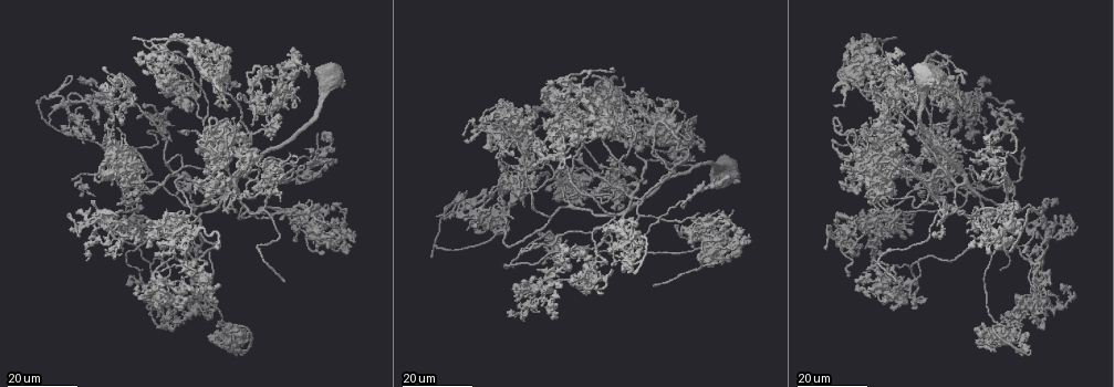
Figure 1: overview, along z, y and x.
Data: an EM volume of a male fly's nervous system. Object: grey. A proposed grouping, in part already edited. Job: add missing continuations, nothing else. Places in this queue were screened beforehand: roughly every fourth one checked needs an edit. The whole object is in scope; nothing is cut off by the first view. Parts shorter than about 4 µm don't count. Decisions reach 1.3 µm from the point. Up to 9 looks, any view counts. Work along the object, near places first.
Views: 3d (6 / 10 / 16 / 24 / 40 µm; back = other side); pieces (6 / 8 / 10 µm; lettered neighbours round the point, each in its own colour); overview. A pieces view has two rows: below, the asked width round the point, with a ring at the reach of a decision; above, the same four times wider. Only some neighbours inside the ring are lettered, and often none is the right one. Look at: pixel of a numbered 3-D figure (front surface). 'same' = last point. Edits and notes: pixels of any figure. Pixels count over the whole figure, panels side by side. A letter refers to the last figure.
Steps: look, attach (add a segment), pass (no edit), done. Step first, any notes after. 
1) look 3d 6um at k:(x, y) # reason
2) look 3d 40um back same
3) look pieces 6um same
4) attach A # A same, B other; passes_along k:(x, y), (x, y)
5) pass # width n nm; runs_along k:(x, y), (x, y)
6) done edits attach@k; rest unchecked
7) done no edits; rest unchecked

look 3d 24um at 1:(950, 134) # end of a long branch

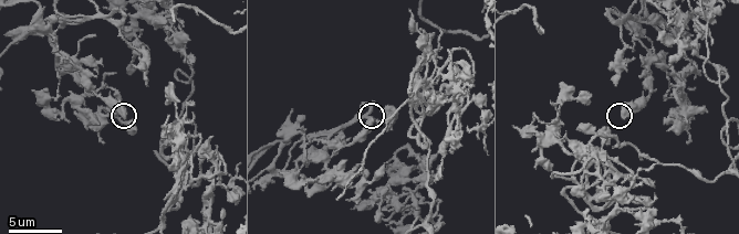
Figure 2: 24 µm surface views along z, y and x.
look pieces 6um at 2:(372, 120)

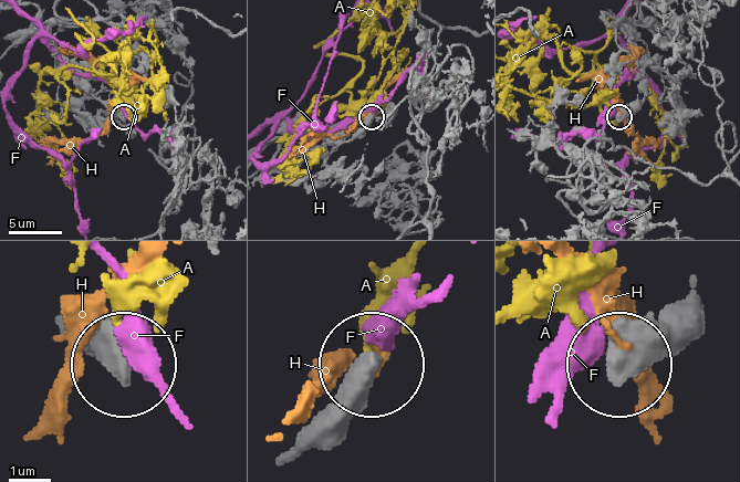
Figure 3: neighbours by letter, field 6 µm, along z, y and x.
pass # A other, F other, H other; no lettered segment goes on from it

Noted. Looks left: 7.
look 3d 16um at 1:(1025, 148) # thin end

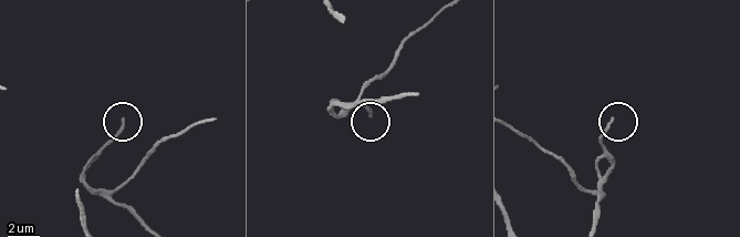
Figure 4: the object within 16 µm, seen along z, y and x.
look pieces 10um at 4:(610, 122)

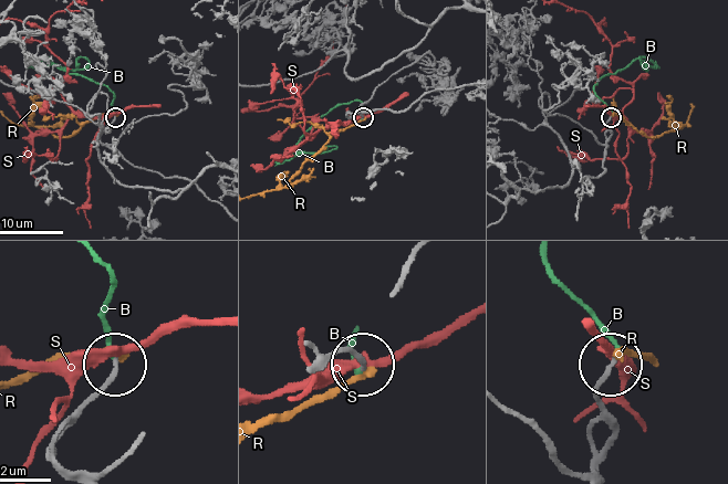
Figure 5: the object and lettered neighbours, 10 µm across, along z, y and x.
attach B # B same, R other, S other; the cell continues

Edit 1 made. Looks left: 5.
look 3d 24um at 1:(283, 217)

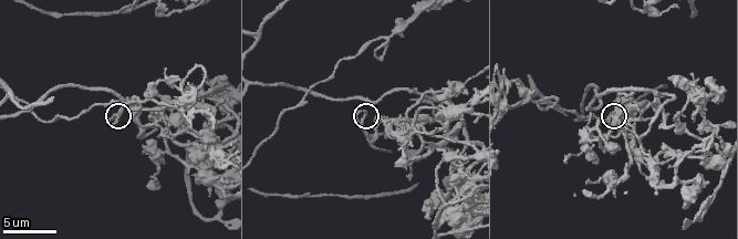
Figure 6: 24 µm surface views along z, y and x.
look pieces 6um at 6:(608, 124)

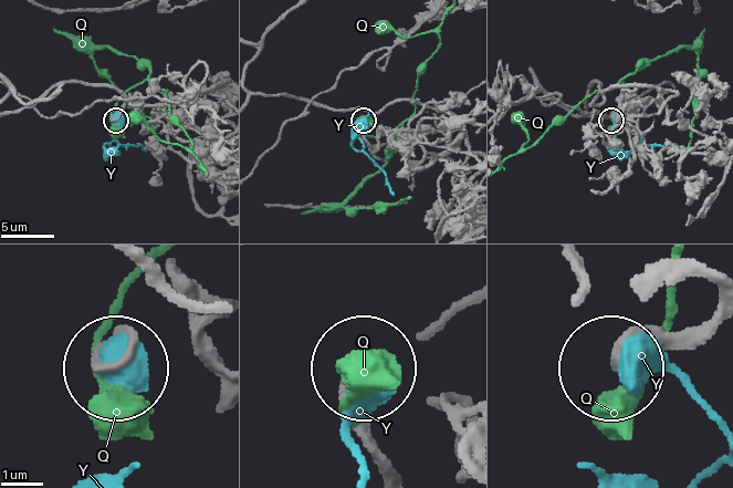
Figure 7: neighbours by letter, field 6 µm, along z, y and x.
pass # Q other, Y other; runs_along 7:(712, 314), (620, 367); no lettered segment goes on from it

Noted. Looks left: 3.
look 3d 24um at 1:(1001, 245) # branch stops here

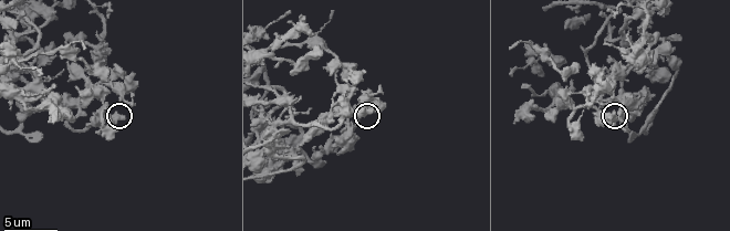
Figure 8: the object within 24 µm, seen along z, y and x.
look pieces 6um at 8:(608, 117) # what lies round it

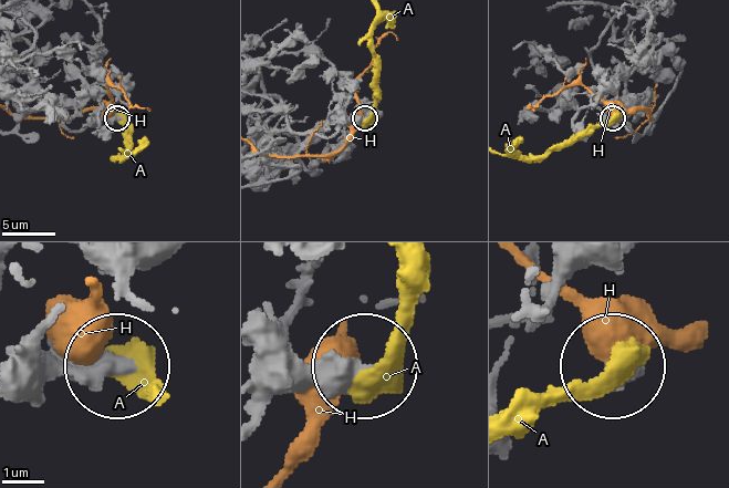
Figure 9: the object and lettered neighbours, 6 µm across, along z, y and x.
pass # width 410 nm; A other, H other; none of them fits

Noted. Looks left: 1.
done edits attach@5; rest unchecked

